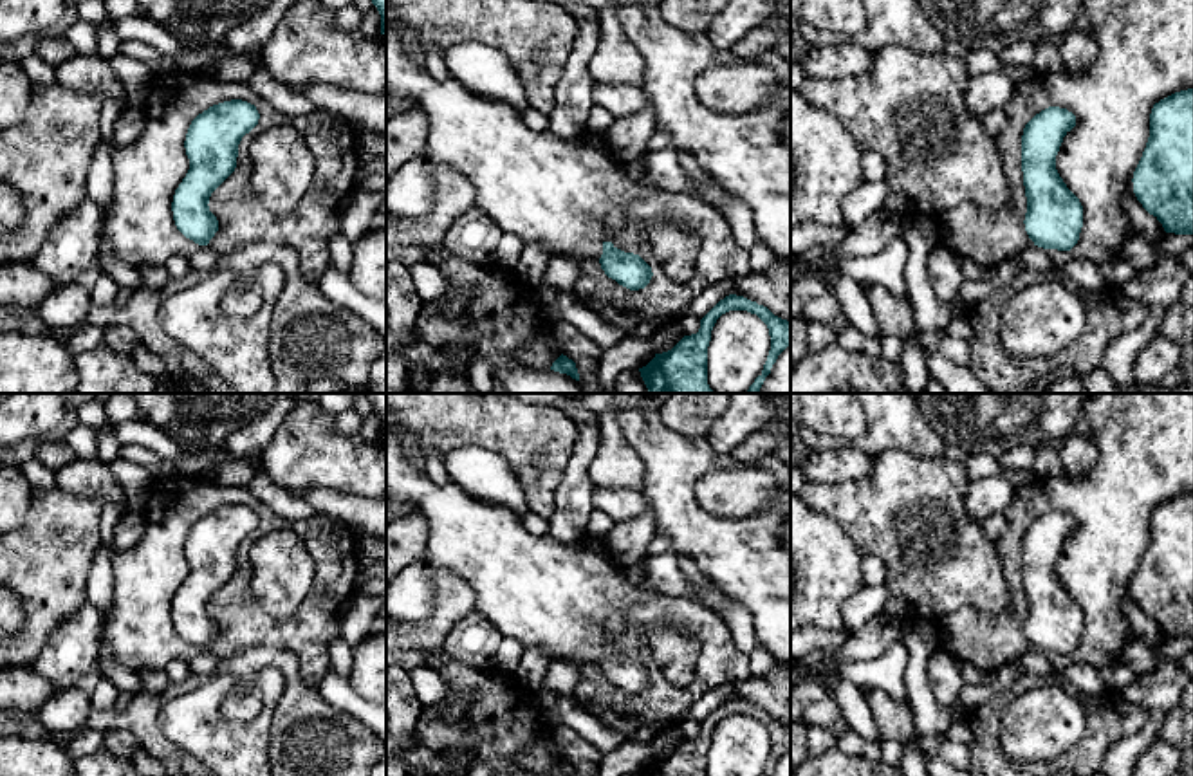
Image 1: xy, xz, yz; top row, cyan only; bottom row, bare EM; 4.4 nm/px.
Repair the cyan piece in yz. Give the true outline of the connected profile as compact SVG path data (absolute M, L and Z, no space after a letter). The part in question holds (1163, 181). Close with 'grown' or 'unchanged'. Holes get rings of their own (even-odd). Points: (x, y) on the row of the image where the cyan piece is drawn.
M1193 88L1153 105L1133 193L1166 233L1193 235Z; unchanged

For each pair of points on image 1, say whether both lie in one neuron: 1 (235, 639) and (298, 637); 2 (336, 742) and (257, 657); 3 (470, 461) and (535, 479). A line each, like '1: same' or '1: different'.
1: same
2: same
3: different

